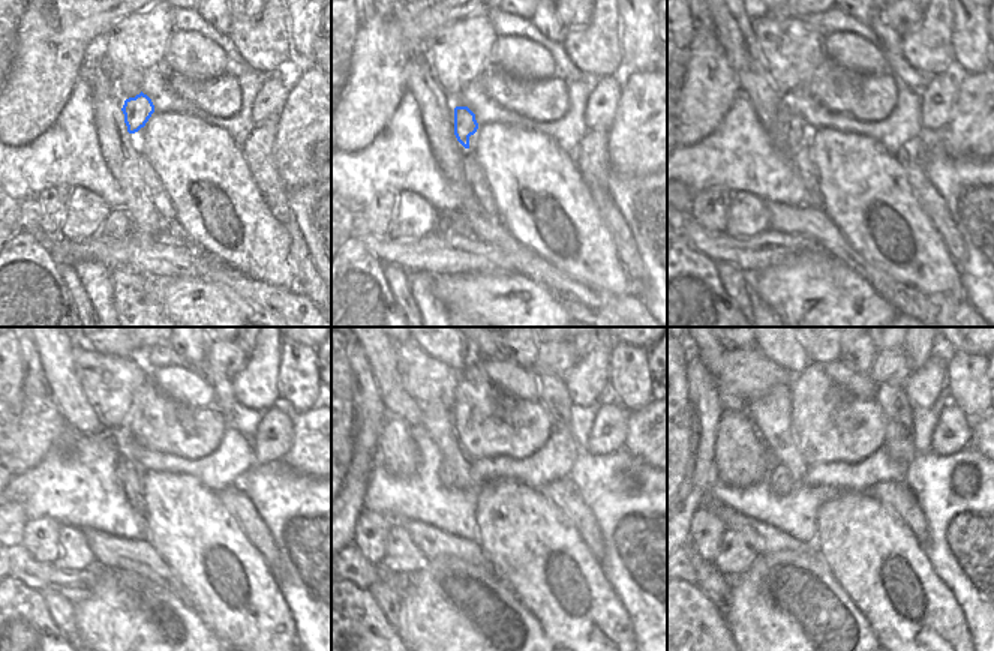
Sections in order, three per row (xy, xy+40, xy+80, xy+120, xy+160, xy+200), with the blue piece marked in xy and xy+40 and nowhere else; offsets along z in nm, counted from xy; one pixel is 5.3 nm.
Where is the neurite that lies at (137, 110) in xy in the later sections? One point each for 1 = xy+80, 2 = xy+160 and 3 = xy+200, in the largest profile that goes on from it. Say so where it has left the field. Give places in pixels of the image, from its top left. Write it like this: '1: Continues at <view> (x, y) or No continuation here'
1: Continues at xy+80 (799, 129)
2: Continues at xy+160 (446, 471)
3: Continues at xy+200 (780, 480)

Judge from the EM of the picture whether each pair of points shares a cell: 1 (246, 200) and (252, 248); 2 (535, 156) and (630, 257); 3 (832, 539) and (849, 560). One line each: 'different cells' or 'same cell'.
1: same cell
2: different cells
3: same cell

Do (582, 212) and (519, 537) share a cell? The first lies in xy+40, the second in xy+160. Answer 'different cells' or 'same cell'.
same cell

